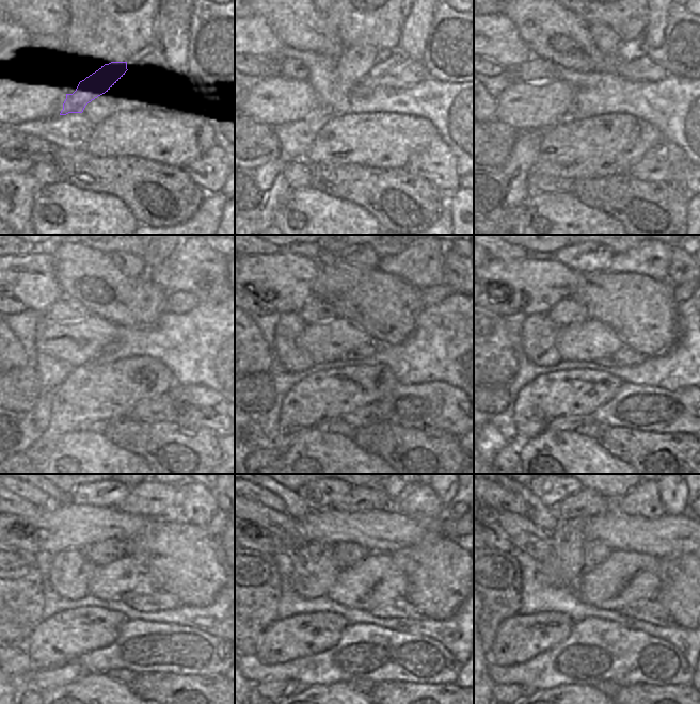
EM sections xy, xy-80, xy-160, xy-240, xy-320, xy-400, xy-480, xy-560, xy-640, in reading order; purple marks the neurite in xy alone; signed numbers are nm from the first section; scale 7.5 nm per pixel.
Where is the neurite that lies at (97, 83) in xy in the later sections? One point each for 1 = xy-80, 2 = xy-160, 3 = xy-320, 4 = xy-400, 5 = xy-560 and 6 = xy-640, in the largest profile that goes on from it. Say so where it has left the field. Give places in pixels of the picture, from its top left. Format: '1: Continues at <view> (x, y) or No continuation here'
1: Continues at xy-80 (353, 65)
2: Continues at xy-160 (606, 41)
3: Continues at xy-320 (363, 256)
4: Continues at xy-400 (587, 257)
5: Continues at xy-560 (318, 495)
6: Continues at xy-640 (551, 495).

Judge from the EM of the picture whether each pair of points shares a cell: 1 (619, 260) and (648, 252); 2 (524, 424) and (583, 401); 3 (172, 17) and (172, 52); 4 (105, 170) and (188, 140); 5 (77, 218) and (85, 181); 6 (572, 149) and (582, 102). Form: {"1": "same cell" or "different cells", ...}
{"1": "same cell", "2": "same cell", "3": "same cell", "4": "different cells", "5": "different cells", "6": "different cells"}

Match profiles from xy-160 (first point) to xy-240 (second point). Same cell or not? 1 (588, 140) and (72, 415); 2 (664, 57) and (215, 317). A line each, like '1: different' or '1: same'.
1: same
2: different

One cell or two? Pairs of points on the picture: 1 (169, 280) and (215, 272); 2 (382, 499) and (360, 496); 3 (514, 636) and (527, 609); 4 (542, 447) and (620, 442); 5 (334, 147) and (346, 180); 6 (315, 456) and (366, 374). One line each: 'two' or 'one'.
1: one
2: one
3: two
4: two
5: two
6: two

